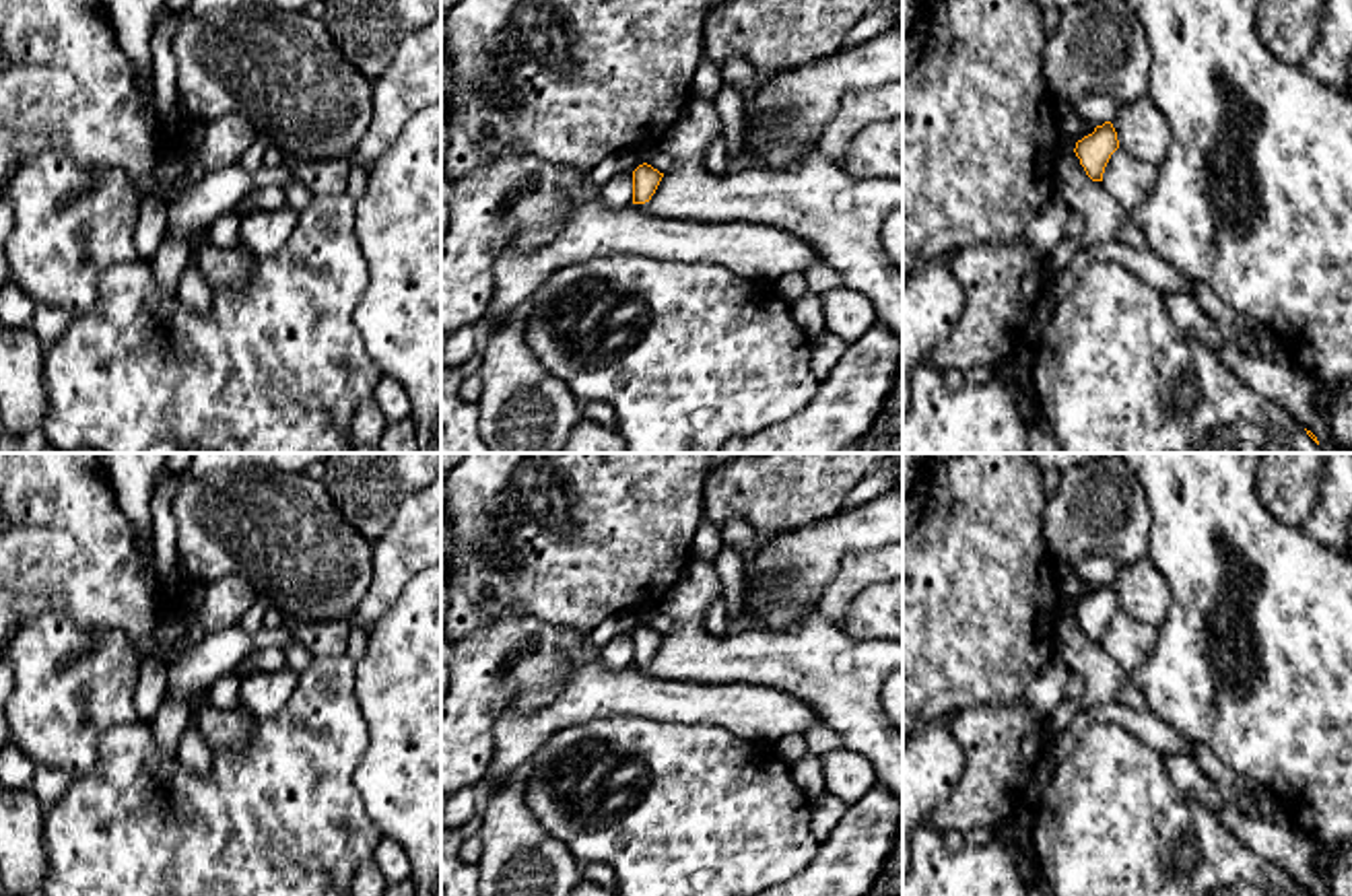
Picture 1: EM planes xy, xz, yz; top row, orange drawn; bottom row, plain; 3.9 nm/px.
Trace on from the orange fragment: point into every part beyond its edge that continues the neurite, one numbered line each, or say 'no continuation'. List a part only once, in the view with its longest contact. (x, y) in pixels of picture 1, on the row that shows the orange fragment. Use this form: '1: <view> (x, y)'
no continuation

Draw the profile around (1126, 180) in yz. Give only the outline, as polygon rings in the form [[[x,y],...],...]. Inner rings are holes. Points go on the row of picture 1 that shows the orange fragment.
[[[1117,148],[1103,173],[1103,187],[1127,212],[1140,206],[1150,194],[1156,179],[1156,167],[1129,157]]]

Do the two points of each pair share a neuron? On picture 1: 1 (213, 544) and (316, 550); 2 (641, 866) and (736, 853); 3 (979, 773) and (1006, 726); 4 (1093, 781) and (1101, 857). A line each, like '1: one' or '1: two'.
1: one
2: one
3: one
4: one

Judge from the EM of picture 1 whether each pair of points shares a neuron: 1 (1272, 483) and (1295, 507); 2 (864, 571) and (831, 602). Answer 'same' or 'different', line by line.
1: same
2: same

